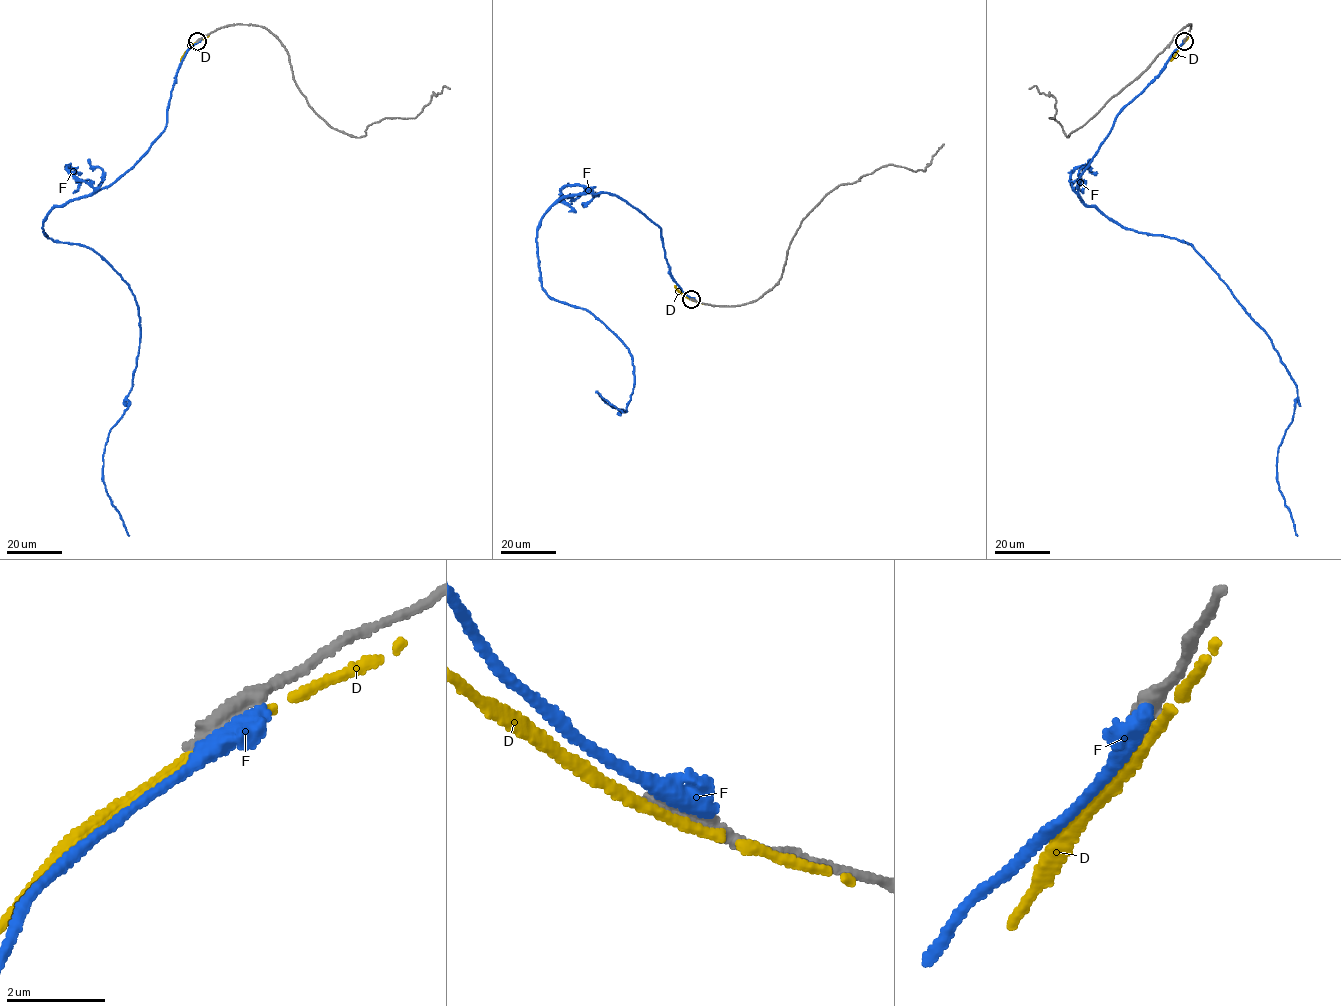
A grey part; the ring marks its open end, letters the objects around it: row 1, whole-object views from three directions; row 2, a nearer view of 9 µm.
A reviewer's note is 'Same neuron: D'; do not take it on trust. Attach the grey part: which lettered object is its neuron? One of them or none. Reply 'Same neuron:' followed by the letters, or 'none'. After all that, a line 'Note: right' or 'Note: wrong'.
Same neuron: none
Note: wrong

